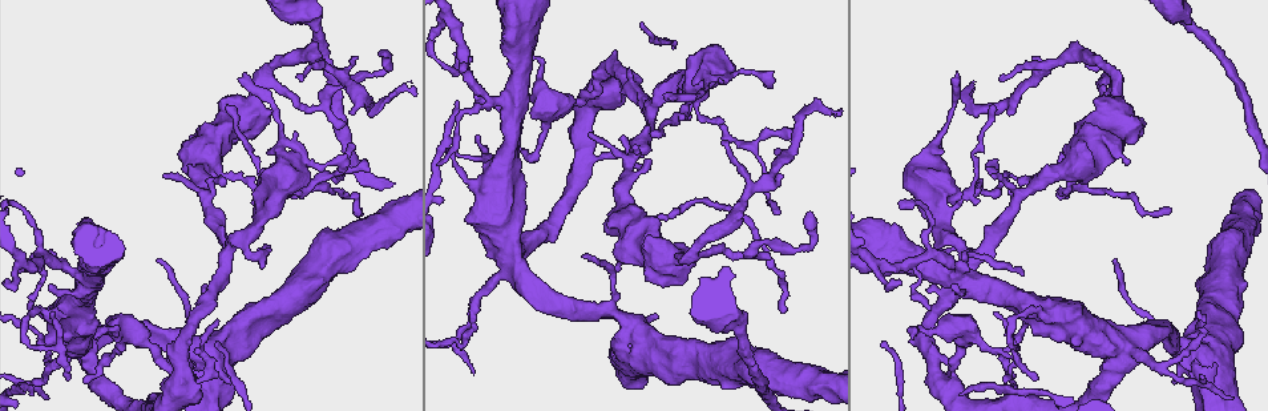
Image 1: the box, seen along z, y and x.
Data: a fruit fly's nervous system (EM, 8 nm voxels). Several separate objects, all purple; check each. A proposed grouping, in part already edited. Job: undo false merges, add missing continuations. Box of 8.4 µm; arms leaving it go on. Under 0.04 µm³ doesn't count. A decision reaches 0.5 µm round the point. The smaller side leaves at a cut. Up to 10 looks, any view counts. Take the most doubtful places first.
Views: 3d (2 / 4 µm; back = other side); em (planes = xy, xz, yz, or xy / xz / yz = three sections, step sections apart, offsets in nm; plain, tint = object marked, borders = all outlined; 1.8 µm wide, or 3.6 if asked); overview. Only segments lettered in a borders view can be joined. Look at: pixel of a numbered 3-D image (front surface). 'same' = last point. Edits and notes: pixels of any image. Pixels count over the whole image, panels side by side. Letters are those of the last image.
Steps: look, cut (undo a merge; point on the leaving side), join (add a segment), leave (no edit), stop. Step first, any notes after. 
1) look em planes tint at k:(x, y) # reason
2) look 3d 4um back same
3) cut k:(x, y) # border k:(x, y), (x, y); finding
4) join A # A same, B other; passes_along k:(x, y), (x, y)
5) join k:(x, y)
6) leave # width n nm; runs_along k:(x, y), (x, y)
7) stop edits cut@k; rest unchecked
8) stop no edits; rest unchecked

look 3d 4um back at 1:(312, 18) # thick turns thin

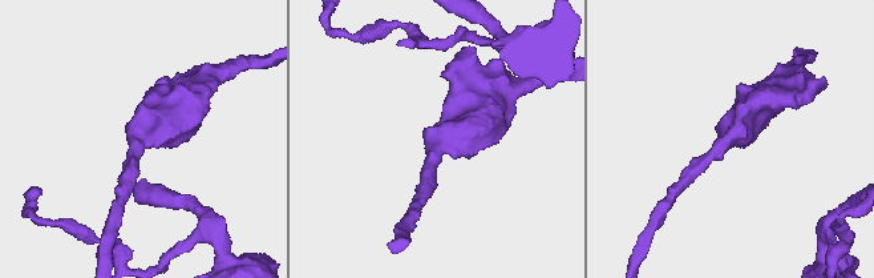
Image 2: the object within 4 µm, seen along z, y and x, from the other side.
look em planes borders at 2:(435, 149) # shape alone is not enough

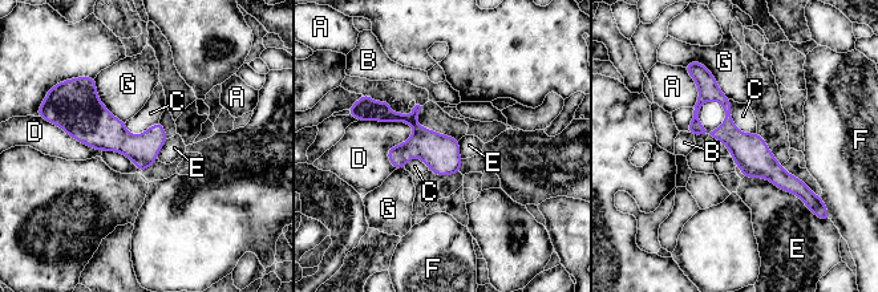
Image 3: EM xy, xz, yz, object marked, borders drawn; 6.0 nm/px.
leave # A other, B other, C other, D other, E other, F other, G other; border 3:(728, 100), (733, 124), (756, 133); all the same neuron

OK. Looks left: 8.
look em 3.6um planes tint at 1:(1105, 348) # four-way junction

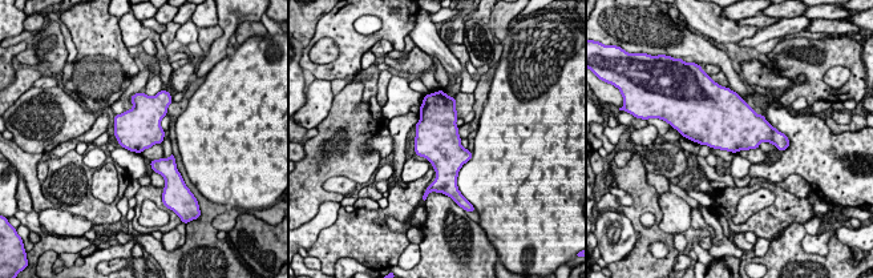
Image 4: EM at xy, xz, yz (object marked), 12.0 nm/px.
look em 3.6um planes borders same # see the neighbours

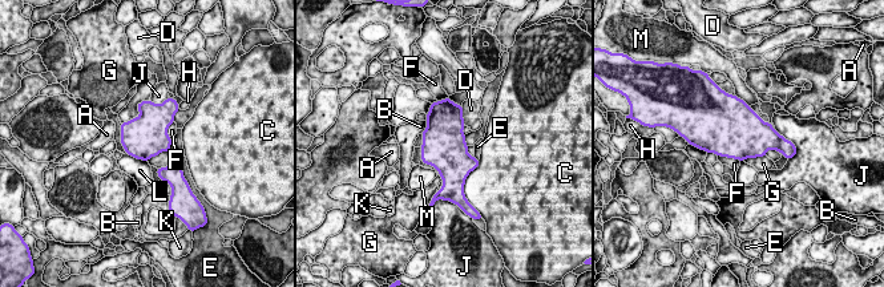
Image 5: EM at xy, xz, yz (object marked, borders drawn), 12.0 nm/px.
leave # A other, B other, C other, D other, E other, F other, G other, H other, J other, K other, L other, M other; border 5:(169, 150), (162, 150), (148, 161); all the same neuron

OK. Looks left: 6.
look em planes borders at 1:(938, 193) # sharp bend

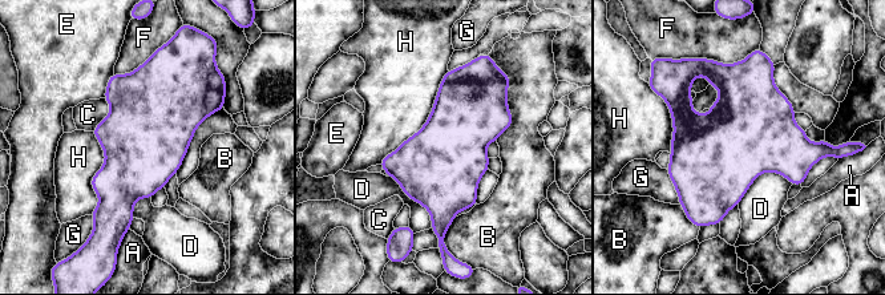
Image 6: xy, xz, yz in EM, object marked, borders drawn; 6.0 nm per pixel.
leave # A other, B other, C other, D other, E other, F other, G other, H other; border 6:(448, 71), (425, 122), (378, 164); continuous, no second neuron

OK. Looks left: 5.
look 3d 4um at 1:(208, 344) # a fork

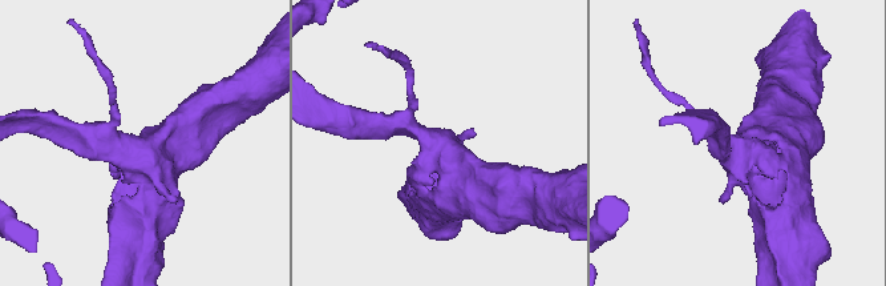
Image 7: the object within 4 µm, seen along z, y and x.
look em yz step 8 tint at 7:(143, 148) # need the tissue

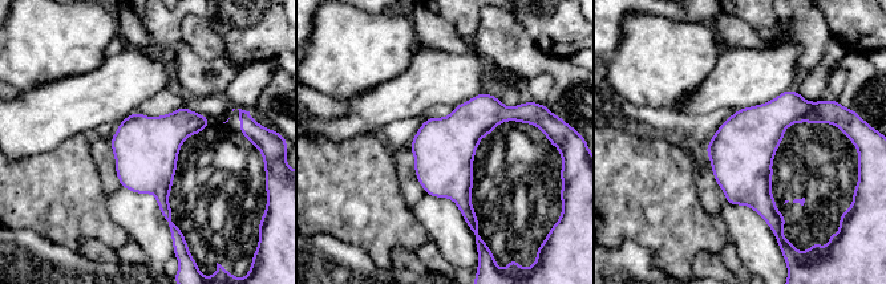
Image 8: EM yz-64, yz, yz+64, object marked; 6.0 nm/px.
look em planes borders same # another direction

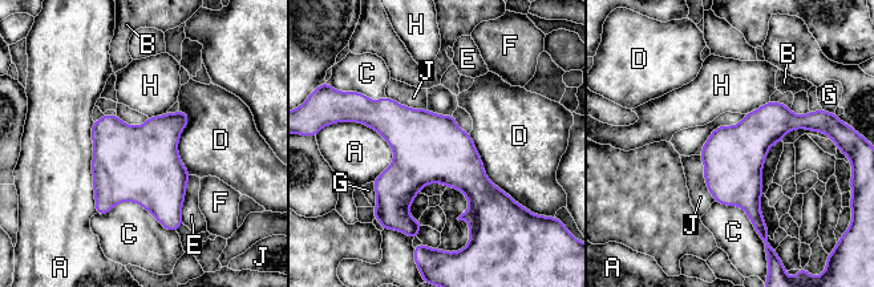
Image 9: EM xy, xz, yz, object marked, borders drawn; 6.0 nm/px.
leave # longest_contact A 550 nm; A other, B other, C other, D other, E other, F other, G other, H other, J other; border 9:(769, 100), (745, 114); continuous, no second neuron

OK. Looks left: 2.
stop no edits; rest unchecked

